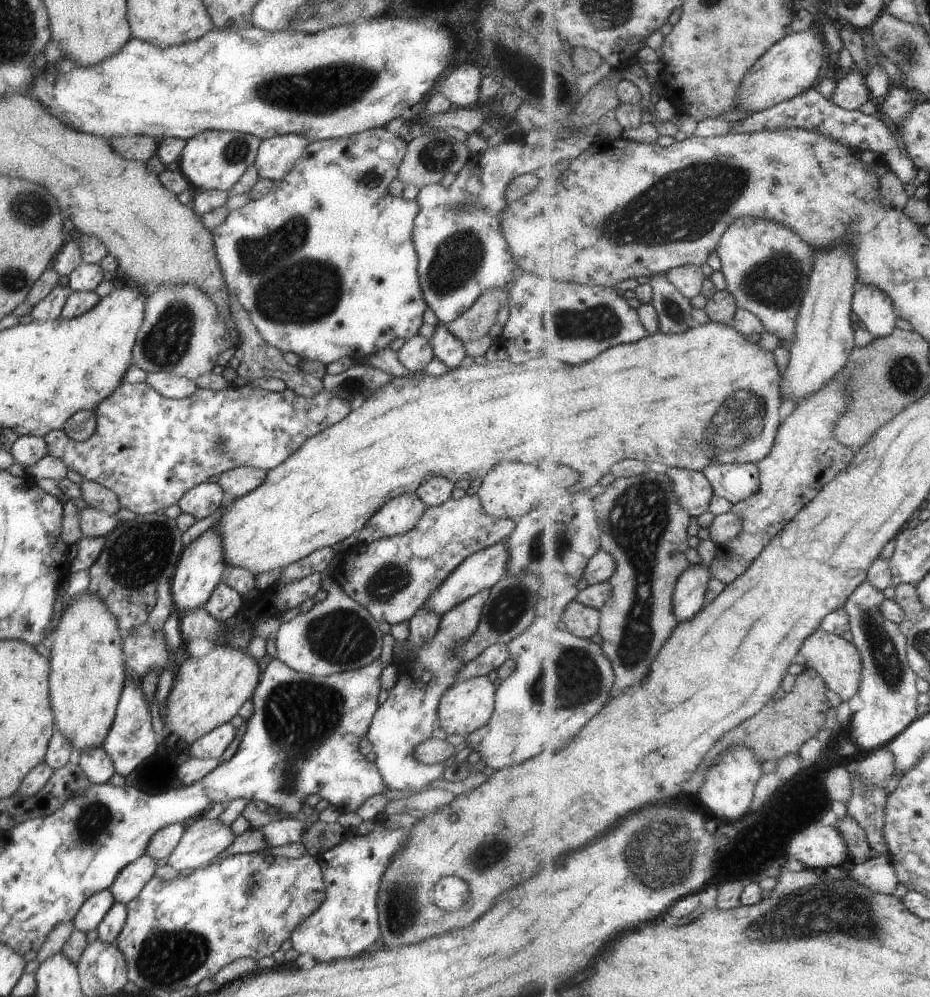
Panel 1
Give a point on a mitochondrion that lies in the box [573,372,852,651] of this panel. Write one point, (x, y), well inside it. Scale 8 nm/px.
(735, 427)

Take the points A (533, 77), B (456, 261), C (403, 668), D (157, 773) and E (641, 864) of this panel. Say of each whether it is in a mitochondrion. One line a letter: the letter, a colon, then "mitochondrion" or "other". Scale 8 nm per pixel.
A: mitochondrion
B: mitochondrion
C: other
D: other
E: mitochondrion

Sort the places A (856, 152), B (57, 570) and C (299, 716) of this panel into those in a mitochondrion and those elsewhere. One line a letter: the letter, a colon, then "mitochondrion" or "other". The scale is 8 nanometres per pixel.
A: other
B: other
C: mitochondrion

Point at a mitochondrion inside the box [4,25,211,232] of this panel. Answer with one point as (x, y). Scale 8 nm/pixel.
(32, 211)

